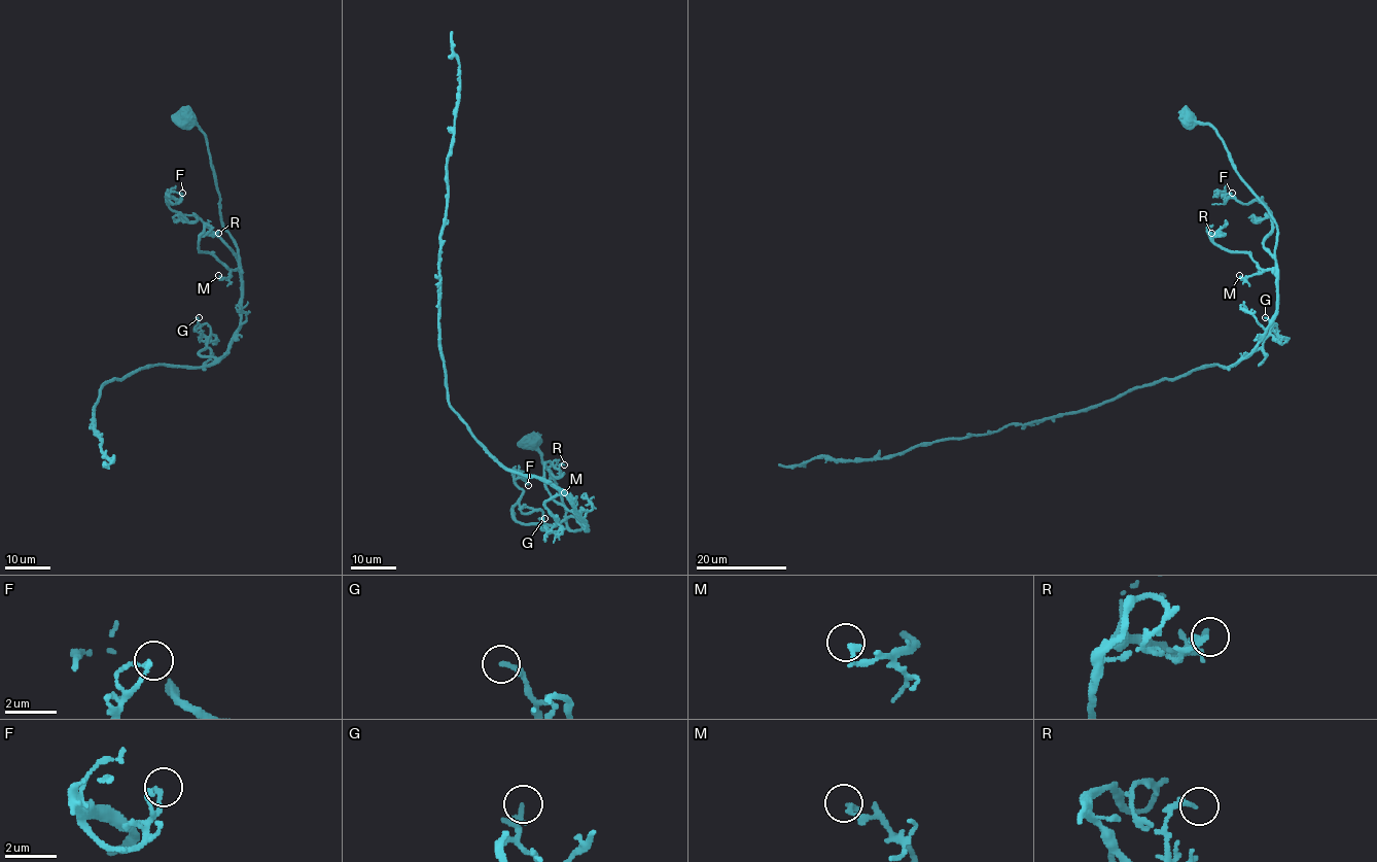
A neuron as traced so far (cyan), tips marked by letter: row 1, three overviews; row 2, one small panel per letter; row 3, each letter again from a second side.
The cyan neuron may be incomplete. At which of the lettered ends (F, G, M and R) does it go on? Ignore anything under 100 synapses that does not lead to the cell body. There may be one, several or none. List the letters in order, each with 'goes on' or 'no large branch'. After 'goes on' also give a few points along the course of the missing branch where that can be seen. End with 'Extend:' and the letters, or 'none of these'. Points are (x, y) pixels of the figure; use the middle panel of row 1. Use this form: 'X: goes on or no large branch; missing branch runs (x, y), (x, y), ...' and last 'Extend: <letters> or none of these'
F: no large branch
G: no large branch
M: no large branch
R: no large branch
Extend: none of these

